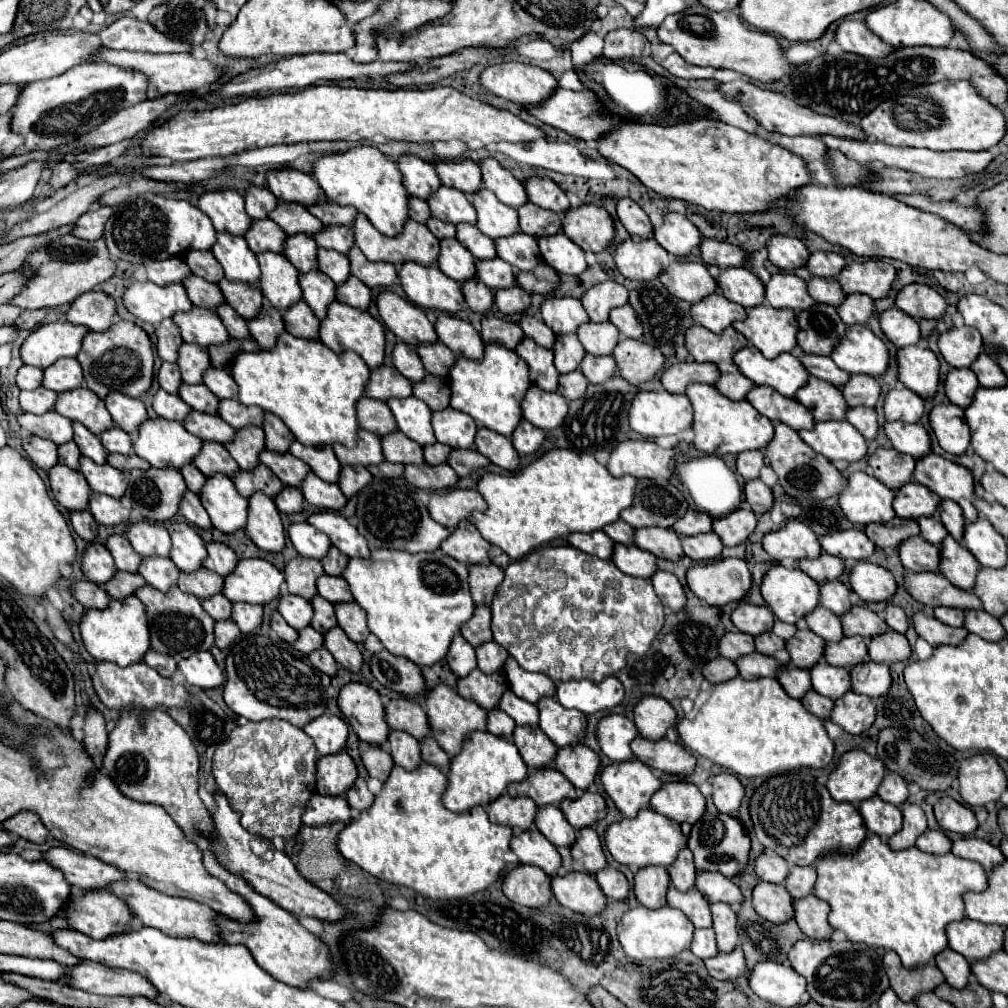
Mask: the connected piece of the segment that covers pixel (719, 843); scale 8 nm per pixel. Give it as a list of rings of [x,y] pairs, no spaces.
[[[705,813],[701,817],[701,821],[697,821],[691,829],[691,835],[687,839],[687,847],[693,851],[695,857],[695,867],[699,871],[717,871],[725,877],[735,877],[741,875],[745,871],[745,867],[749,865],[749,855],[751,855],[751,839],[745,833],[743,825],[739,819],[731,817],[731,815],[711,815]]]

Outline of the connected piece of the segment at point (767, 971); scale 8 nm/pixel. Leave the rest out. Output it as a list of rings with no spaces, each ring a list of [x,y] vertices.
[[[761,961],[759,965],[755,965],[755,969],[751,971],[751,977],[749,977],[749,985],[761,999],[765,999],[773,1005],[781,1005],[781,1007],[797,1007],[801,1003],[801,995],[805,993],[803,977],[799,973],[795,973],[791,967],[777,965],[775,961]]]

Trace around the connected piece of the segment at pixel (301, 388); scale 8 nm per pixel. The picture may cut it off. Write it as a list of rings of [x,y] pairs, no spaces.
[[[283,333],[271,351],[239,353],[231,375],[239,385],[239,401],[277,415],[299,443],[307,447],[341,443],[349,449],[357,445],[357,401],[365,395],[371,375],[357,353],[347,351],[337,355],[321,341]]]

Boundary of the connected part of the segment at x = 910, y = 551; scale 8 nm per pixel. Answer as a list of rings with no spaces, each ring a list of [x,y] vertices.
[[[911,537],[899,547],[901,561],[905,569],[915,573],[939,573],[941,551],[939,547],[927,543],[923,537]]]

